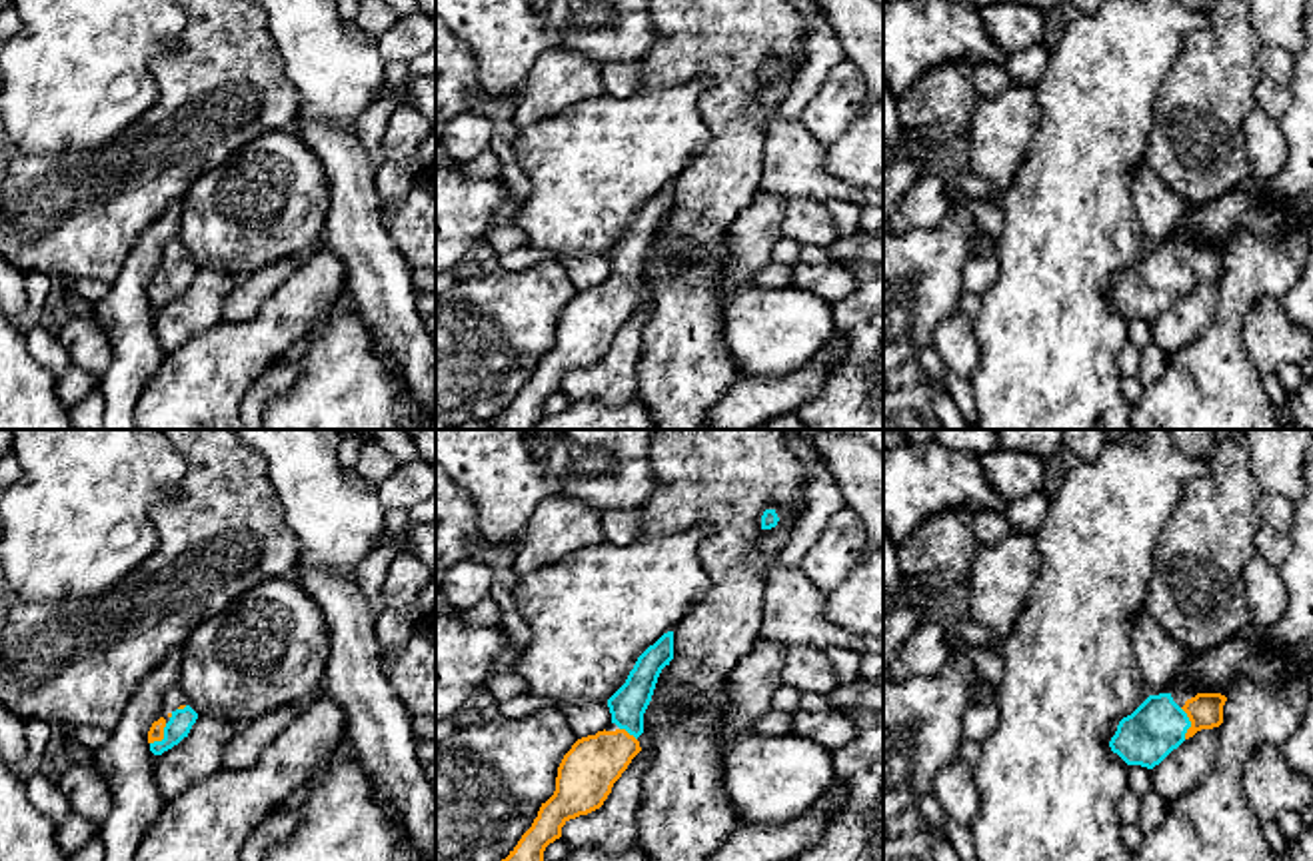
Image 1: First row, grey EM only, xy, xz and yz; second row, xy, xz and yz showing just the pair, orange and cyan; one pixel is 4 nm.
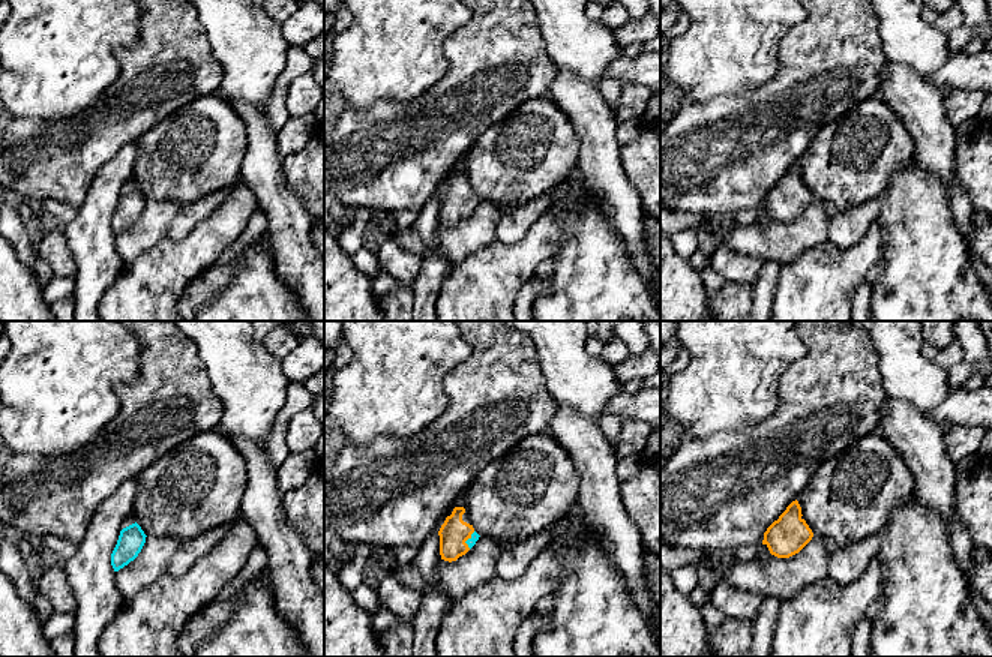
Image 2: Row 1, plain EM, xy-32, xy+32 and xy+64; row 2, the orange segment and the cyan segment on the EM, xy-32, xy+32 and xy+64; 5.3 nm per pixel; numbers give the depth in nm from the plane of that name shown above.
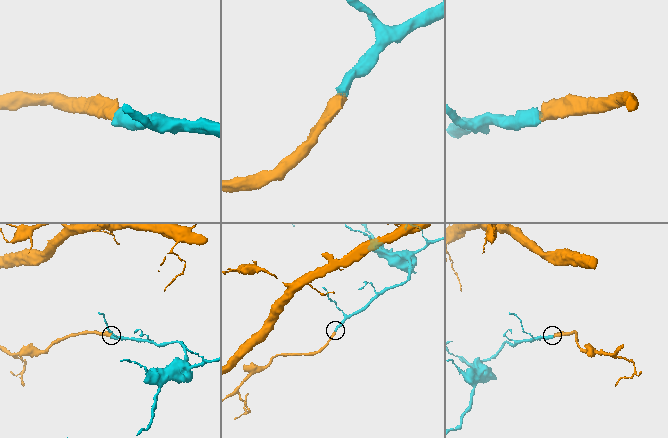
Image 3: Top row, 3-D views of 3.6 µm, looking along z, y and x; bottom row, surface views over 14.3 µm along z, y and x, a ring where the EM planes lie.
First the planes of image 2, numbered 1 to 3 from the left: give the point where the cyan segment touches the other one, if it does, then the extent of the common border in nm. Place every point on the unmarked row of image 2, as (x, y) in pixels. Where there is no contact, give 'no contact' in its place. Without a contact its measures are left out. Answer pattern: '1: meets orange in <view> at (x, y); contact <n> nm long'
1: no contact
2: meets orange in xy+32 at (467, 203); contact 100 nm long
3: no contact

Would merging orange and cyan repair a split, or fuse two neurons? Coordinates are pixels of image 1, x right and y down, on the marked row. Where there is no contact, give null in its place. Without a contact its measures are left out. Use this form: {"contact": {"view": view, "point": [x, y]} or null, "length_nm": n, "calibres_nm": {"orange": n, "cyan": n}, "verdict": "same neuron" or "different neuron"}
{"contact": {"view": "yz", "point": [1192, 724]}, "length_nm": 130, "calibres_nm": {"orange": 140, "cyan": 220}, "verdict": "same neuron"}

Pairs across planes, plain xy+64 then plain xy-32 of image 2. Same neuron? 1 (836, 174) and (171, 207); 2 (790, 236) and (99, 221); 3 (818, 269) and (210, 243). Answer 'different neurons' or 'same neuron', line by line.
1: different neurons
2: different neurons
3: same neuron

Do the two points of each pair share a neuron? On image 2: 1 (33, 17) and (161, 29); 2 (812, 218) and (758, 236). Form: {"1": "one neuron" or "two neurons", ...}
{"1": "two neurons", "2": "one neuron"}

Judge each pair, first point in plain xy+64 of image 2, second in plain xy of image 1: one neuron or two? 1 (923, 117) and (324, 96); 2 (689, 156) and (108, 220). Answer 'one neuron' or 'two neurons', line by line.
1: two neurons
2: one neuron

